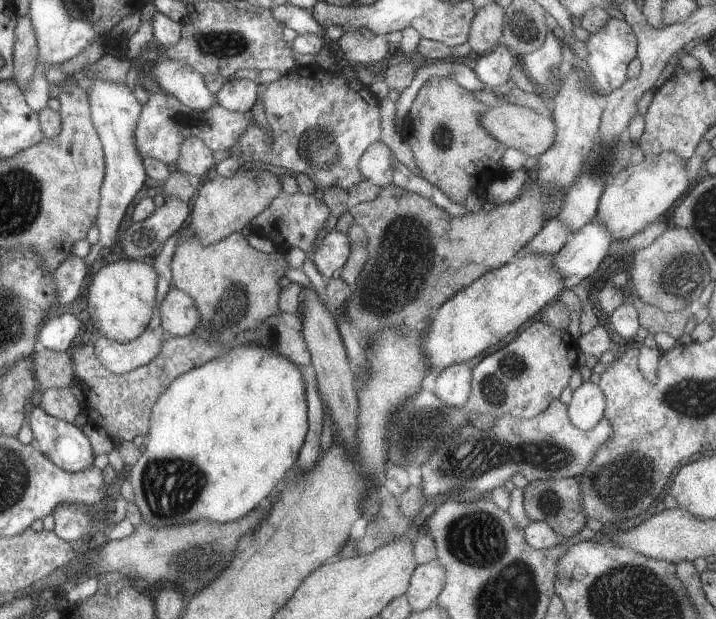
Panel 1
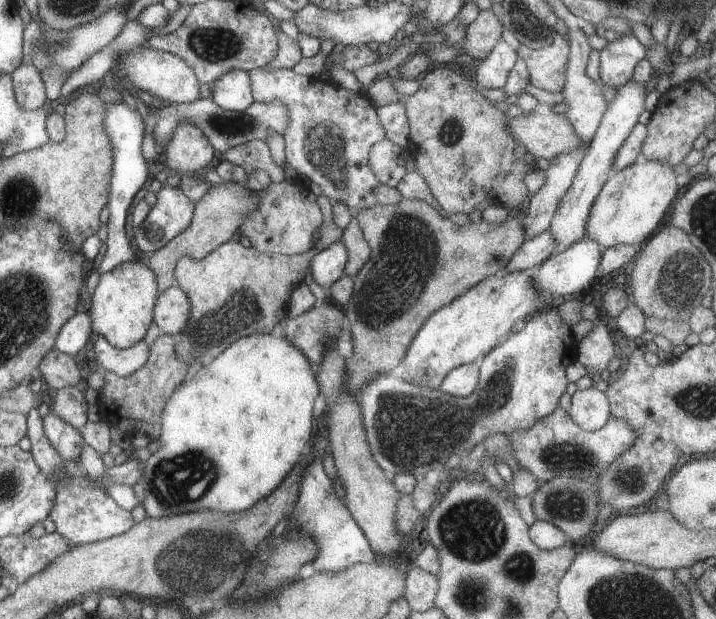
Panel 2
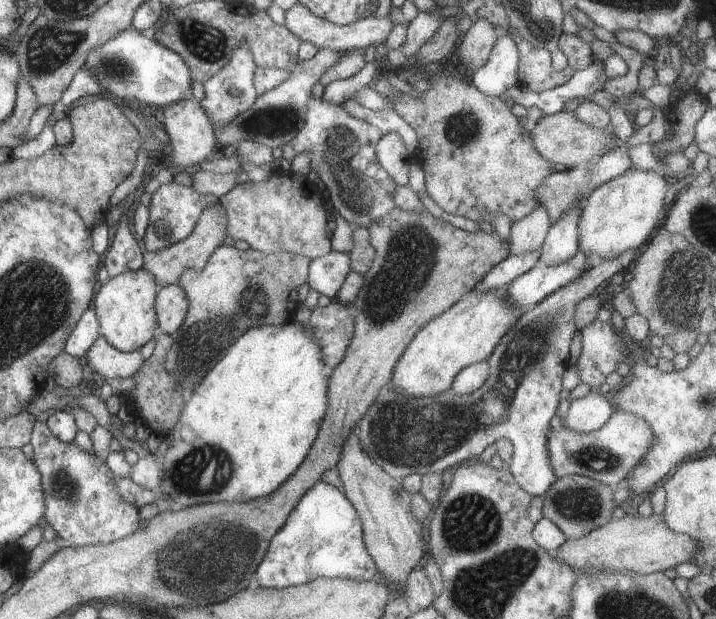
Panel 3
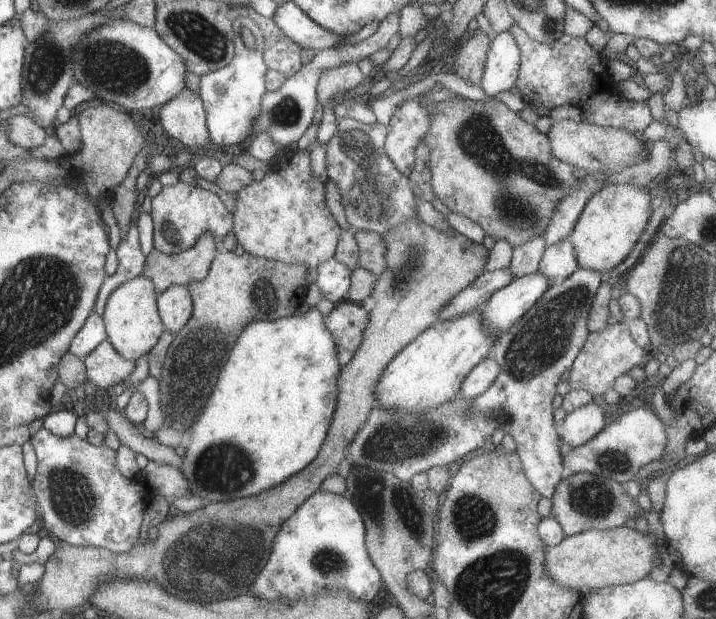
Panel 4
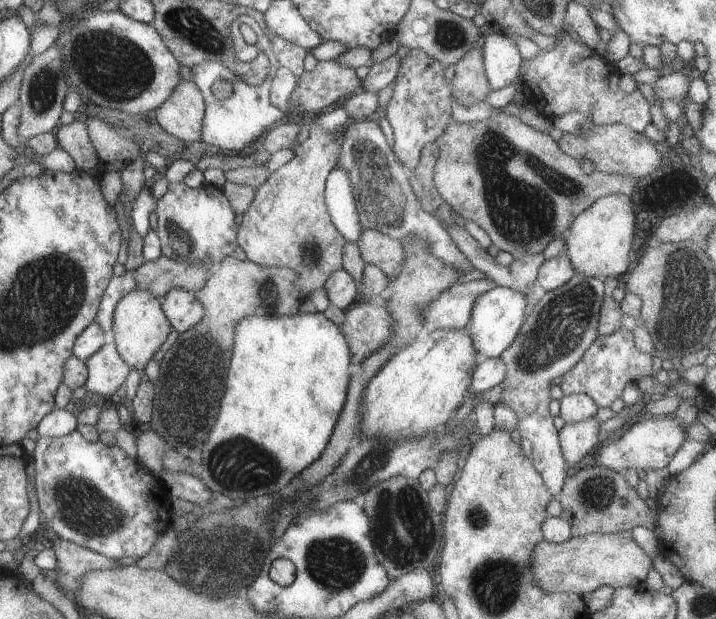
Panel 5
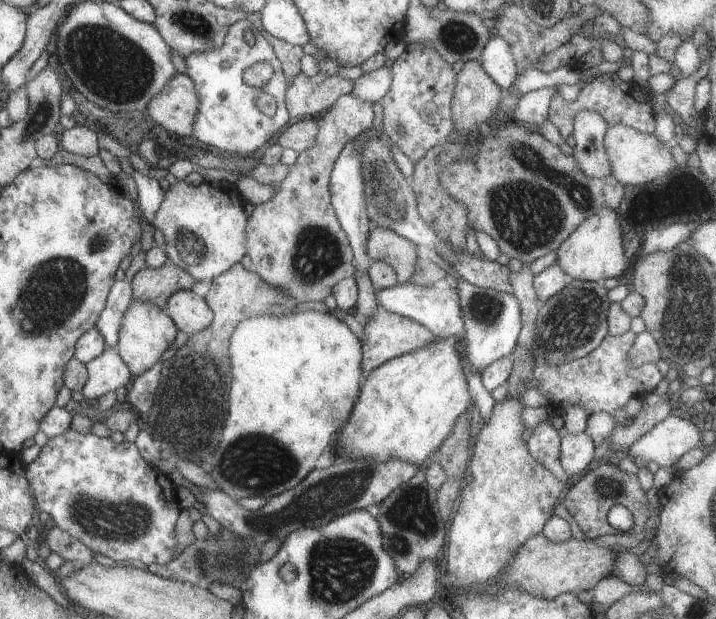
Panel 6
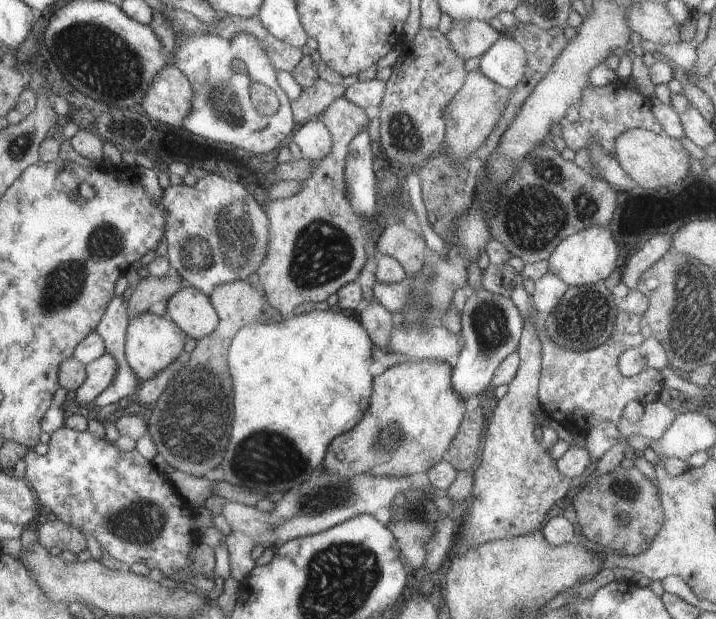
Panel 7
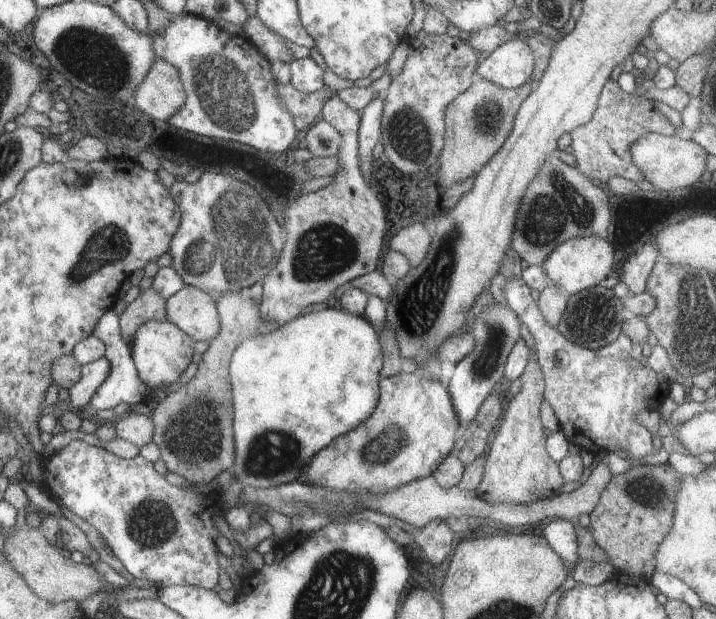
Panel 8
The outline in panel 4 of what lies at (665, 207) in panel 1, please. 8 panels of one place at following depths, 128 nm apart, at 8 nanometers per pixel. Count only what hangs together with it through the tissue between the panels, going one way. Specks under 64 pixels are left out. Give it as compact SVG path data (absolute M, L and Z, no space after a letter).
M610 184L602 187L586 203L580 218L569 236L576 260L582 269L594 272L610 272L630 254L638 238L642 236L650 218L650 194L633 184Z

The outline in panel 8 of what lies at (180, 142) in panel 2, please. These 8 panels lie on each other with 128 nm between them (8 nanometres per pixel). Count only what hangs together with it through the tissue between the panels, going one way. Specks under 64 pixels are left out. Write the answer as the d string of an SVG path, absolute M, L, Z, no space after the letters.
M158 58L130 103L153 120L168 122L185 106L187 98L180 70Z

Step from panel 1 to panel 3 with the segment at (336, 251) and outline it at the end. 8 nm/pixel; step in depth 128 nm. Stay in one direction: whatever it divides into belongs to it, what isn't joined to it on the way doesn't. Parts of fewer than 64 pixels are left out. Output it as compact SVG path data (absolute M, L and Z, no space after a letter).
M330 252L310 261L310 288L331 300L337 298L338 291L352 270L352 257L341 252Z

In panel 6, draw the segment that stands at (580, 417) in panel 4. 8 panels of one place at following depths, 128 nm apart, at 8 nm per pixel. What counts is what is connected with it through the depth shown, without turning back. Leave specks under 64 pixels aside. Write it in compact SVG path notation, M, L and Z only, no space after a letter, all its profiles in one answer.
M585 432L581 434L566 434L562 438L560 460L569 476L580 474L587 470L590 465L594 465L594 453L596 444L587 436Z

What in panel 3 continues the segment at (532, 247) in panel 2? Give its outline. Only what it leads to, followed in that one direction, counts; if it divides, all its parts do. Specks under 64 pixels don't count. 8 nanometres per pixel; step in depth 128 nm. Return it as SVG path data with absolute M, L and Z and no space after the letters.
M541 251L523 252L518 256L510 254L500 264L496 264L473 291L504 290L515 278L537 266L540 258Z

